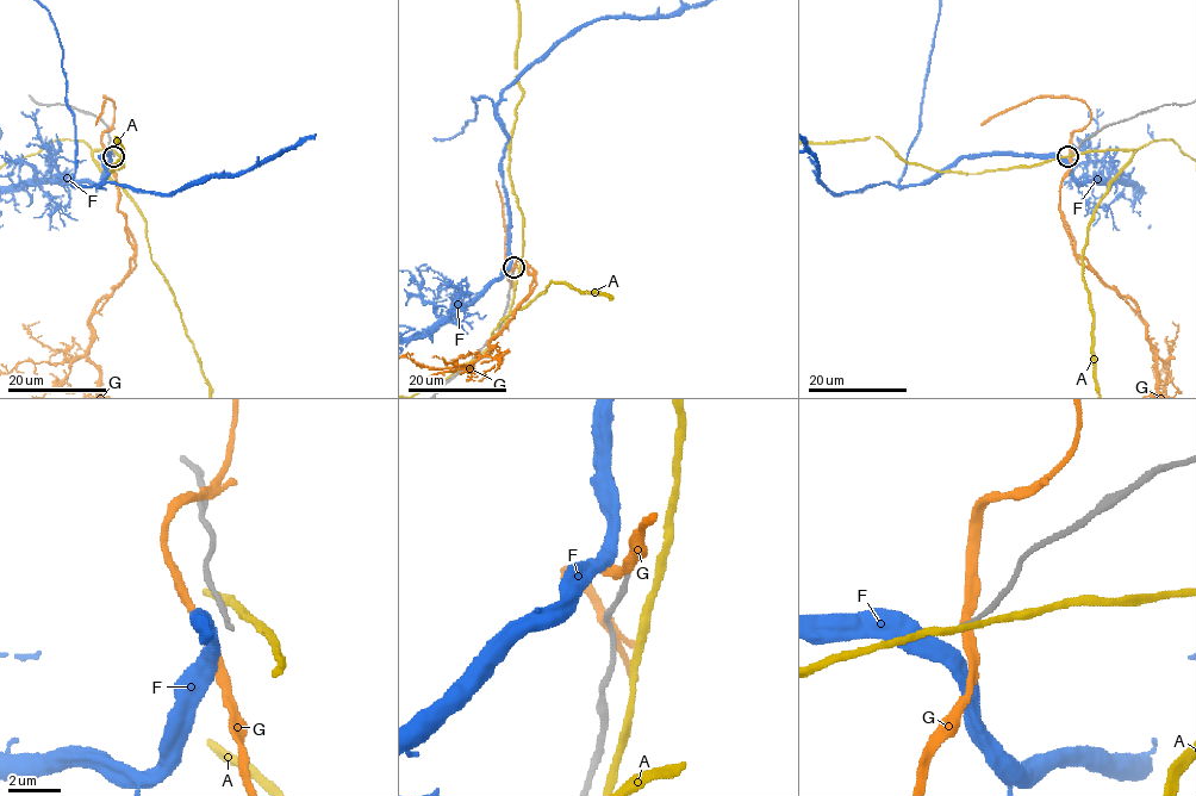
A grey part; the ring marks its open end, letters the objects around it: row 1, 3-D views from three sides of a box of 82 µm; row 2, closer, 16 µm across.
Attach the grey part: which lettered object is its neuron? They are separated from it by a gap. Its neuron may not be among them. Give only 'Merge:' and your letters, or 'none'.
Merge: none

